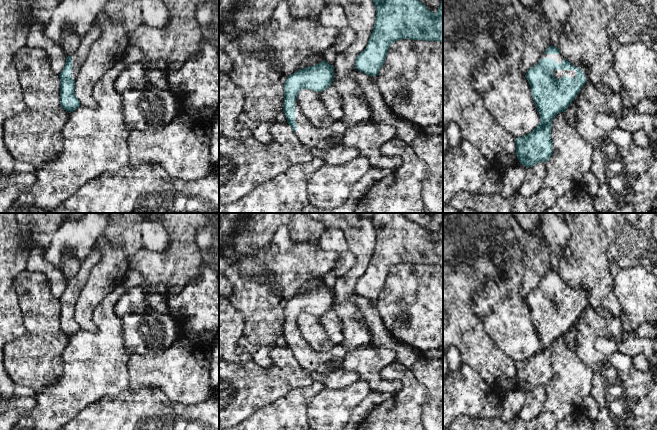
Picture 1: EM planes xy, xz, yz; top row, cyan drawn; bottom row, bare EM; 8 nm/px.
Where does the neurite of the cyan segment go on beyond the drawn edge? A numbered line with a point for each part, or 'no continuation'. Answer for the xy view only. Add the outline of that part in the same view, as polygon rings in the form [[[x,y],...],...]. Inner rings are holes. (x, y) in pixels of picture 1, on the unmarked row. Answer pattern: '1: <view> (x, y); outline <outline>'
1: xy (78, 282); outline [[[94,246],[90,254],[86,257],[86,259],[81,262],[77,274],[71,279],[73,289],[73,292],[71,294],[71,301],[74,304],[76,304],[80,292],[86,285],[92,269],[98,263],[100,258],[101,252],[97,247]]]

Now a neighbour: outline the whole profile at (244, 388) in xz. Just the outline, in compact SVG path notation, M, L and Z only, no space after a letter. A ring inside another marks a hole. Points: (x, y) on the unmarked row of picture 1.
M275 346L271 350L270 356L272 366L269 368L262 368L253 360L248 360L245 363L237 363L219 359L219 428L233 427L252 415L255 411L286 395L289 391L306 387L313 383L311 372L300 366L292 351L287 346Z

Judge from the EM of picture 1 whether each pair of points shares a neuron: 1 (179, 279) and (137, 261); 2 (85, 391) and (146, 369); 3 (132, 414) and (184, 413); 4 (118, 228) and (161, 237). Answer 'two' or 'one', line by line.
1: one
2: two
3: one
4: one

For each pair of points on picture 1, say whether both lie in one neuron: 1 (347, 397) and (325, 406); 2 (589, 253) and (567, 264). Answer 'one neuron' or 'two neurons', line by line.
1: one neuron
2: one neuron

